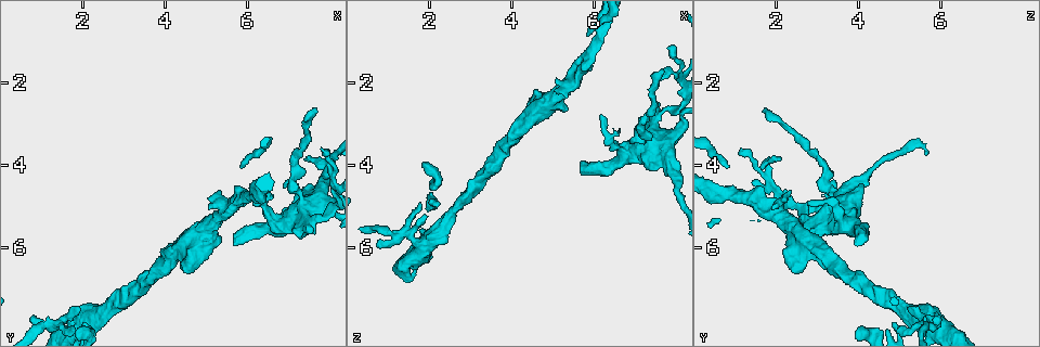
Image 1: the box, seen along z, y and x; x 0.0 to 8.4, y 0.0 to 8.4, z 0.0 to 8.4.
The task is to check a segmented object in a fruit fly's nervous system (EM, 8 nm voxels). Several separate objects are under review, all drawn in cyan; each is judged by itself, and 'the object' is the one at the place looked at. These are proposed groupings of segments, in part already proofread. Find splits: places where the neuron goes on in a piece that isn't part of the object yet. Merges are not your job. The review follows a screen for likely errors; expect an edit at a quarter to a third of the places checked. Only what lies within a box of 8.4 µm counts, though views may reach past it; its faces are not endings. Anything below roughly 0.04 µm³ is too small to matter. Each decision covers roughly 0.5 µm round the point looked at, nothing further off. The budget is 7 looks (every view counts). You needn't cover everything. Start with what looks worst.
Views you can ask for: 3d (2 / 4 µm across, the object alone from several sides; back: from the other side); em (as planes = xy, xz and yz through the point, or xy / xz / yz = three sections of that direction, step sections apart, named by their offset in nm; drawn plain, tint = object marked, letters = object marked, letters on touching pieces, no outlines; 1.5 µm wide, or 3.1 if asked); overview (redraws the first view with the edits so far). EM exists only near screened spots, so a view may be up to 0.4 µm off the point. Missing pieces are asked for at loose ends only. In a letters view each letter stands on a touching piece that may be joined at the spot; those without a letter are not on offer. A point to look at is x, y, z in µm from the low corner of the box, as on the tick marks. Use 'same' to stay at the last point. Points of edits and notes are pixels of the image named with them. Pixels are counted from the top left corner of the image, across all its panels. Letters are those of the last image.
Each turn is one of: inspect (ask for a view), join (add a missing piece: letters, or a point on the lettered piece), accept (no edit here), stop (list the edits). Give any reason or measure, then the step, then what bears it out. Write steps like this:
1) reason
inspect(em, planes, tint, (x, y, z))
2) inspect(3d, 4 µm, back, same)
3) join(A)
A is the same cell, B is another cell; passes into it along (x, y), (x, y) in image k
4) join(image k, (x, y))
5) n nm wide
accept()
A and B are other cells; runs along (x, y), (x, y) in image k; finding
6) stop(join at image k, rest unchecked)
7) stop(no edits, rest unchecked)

free end
inspect(3d, 2 µm, (5.70, 5.95, 3.90))

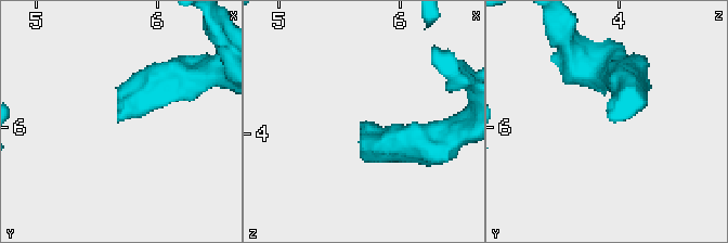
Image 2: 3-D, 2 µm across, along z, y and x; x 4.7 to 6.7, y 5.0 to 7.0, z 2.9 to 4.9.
shape alone is not enough
inspect(em, planes, letters, (5.70, 5.94, 3.92))

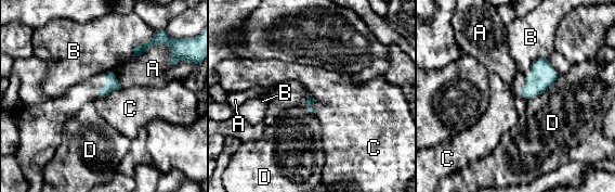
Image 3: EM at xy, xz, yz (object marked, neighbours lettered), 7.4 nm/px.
accept()
A, B, C and D are other cells; border along (121, 87), (109, 91), (104, 97) in image 3; none of them fits

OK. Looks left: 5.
thin end
inspect(3d, 2 µm, (0.85, 7.65, 6.00))

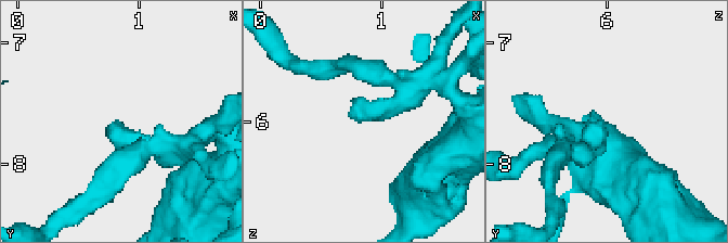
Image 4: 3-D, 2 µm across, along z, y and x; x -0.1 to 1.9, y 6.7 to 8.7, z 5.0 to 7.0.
arms of 190, 190 nm
inspect(em, planes, plain, (0.80, 7.64, 5.96))

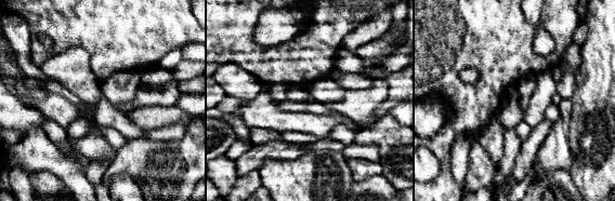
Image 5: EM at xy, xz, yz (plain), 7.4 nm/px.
see the neighbours
inspect(em, planes, letters, same)

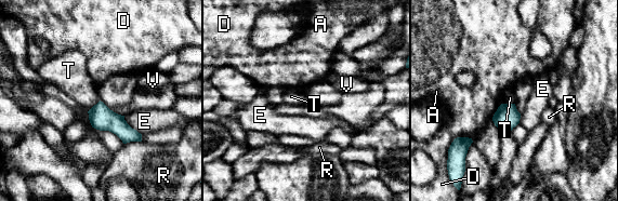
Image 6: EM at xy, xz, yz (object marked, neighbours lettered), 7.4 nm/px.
accept()
A, D, E, R, T and V are other cells; border along (100, 101), (88, 111) in image 6; none of them fits

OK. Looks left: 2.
branch stops here
inspect(3d, 4 µm, back, (7.50, 3.80, 2.15))

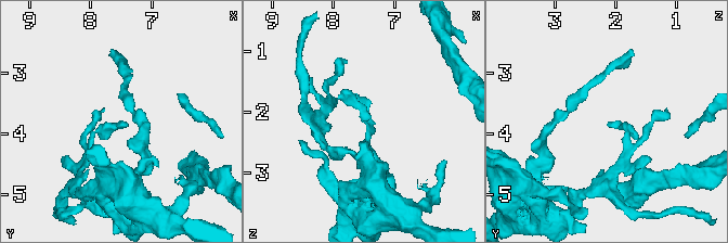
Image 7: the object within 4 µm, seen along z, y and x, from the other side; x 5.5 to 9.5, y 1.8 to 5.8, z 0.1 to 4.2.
shape alone is not enough
inspect(em, planes, letters, (7.45, 3.85, 2.15))

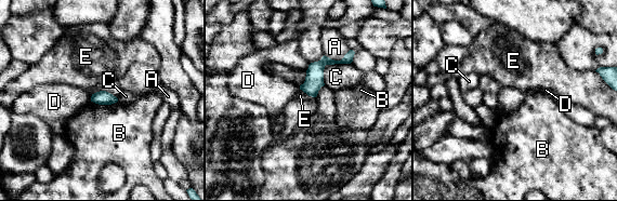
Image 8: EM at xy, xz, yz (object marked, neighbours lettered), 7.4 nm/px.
accept()
A, B, C, D and E are other cells; runs along (351, 53), (341, 62), (325, 62), (303, 86) in image 8; no lettered piece goes on from it

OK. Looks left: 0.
stop(no edits, rest unchecked)

